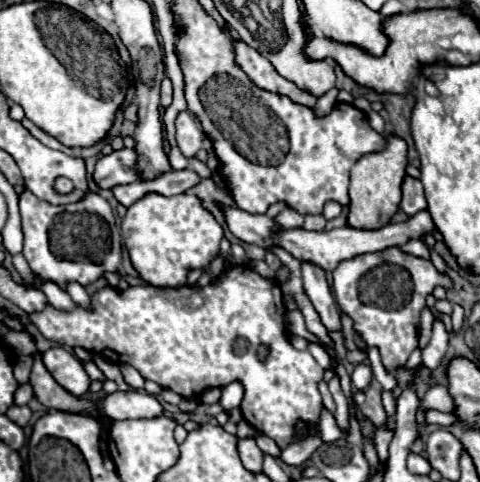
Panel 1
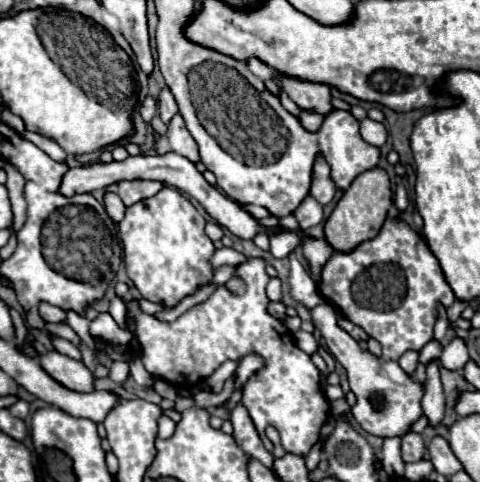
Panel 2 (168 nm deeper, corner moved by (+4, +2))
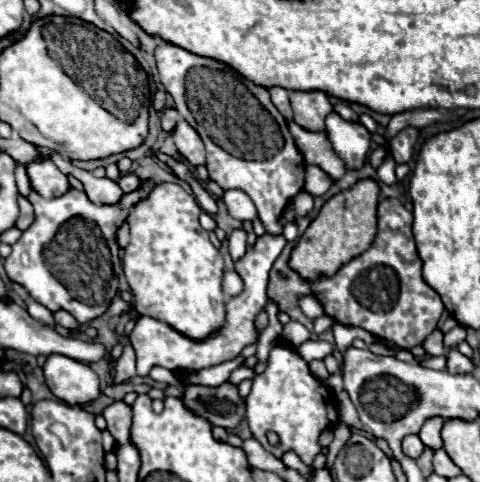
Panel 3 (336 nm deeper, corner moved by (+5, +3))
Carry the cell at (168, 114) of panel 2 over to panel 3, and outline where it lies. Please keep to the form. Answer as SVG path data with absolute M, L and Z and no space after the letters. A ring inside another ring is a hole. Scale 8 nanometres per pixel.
M164 109L162 111L162 131L172 131L176 127L176 121L180 119L180 115L176 113L176 109Z

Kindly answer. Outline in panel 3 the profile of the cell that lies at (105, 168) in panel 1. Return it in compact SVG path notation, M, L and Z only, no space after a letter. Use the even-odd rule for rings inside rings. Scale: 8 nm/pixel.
M50 159L28 163L26 173L30 179L30 189L40 193L44 199L60 197L70 189L68 177Z

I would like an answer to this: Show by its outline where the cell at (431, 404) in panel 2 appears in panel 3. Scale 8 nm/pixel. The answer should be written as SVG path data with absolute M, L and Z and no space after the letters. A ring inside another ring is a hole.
M432 417L432 421L426 421L426 423L422 425L420 433L418 433L420 441L422 441L426 447L430 447L432 451L436 451L436 449L442 447L442 439L440 439L440 429L442 429L442 425L444 425L444 421L442 421L440 417Z

